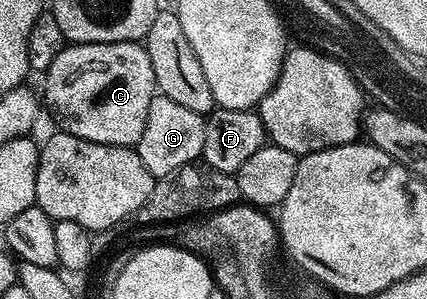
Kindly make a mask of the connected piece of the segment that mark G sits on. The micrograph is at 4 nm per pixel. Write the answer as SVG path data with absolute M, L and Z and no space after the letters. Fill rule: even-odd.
M154 94L151 107L147 110L147 126L143 126L143 138L135 146L143 166L154 178L164 178L178 172L183 166L202 159L203 138L205 137L205 117L179 106L171 98Z

